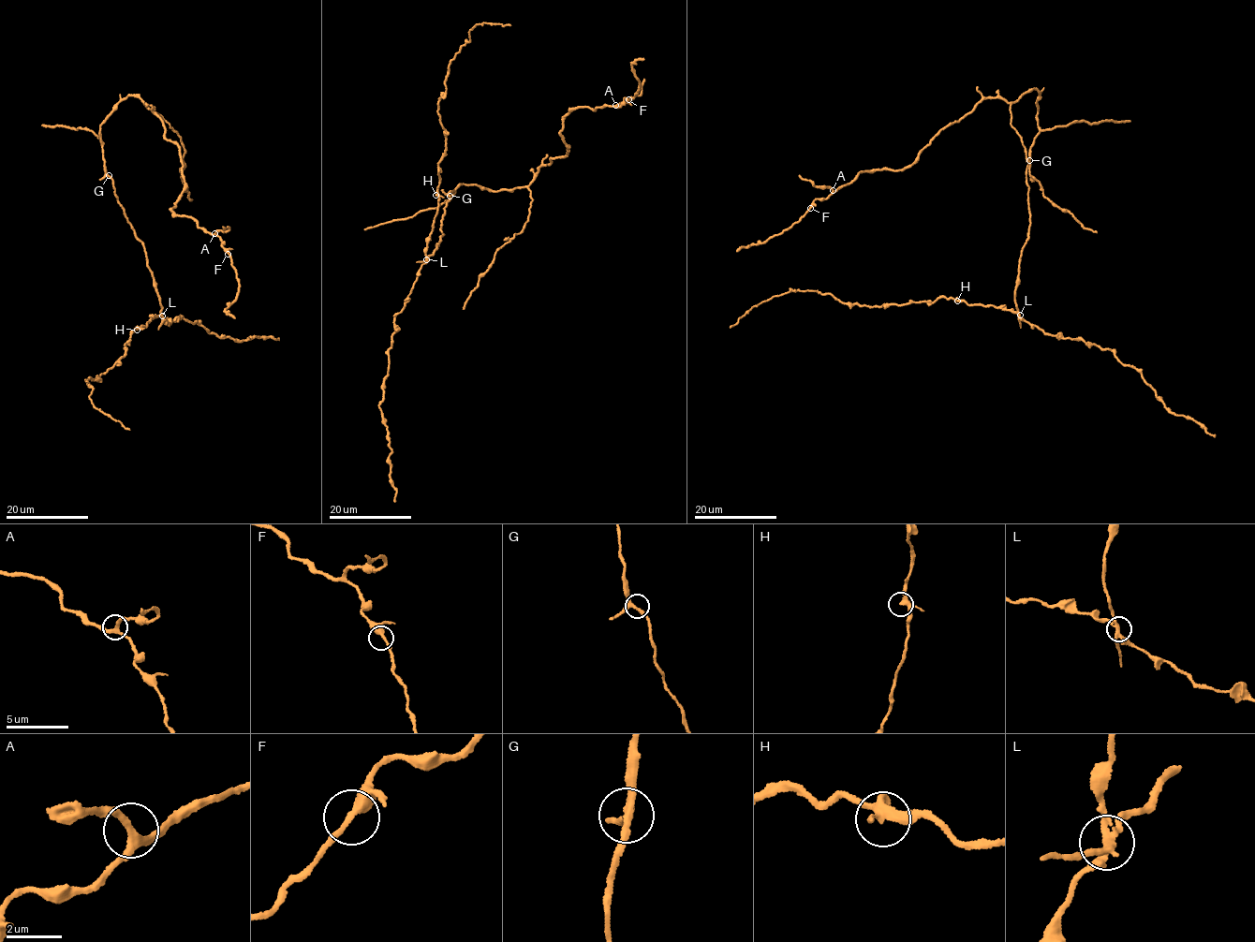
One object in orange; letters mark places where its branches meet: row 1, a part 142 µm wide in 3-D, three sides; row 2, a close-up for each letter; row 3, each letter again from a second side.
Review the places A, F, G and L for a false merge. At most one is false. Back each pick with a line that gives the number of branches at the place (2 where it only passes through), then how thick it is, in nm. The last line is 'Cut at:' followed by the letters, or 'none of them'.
L: branches 4; calibre 260 nm
Cut at: L

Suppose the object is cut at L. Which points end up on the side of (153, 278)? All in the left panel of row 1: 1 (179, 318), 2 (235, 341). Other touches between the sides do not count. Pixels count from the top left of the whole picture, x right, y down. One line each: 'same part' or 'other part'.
1: other part
2: other part

